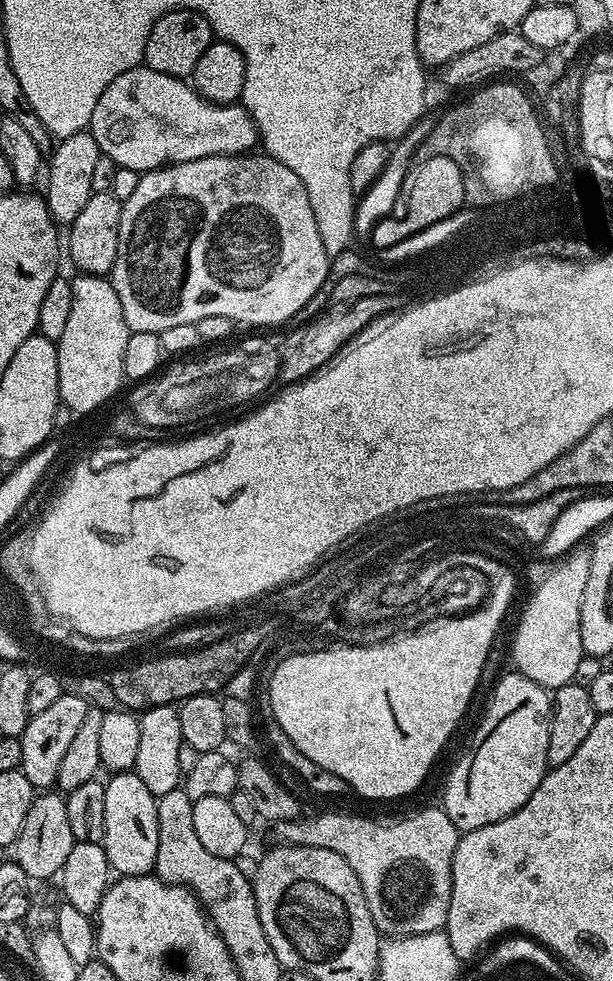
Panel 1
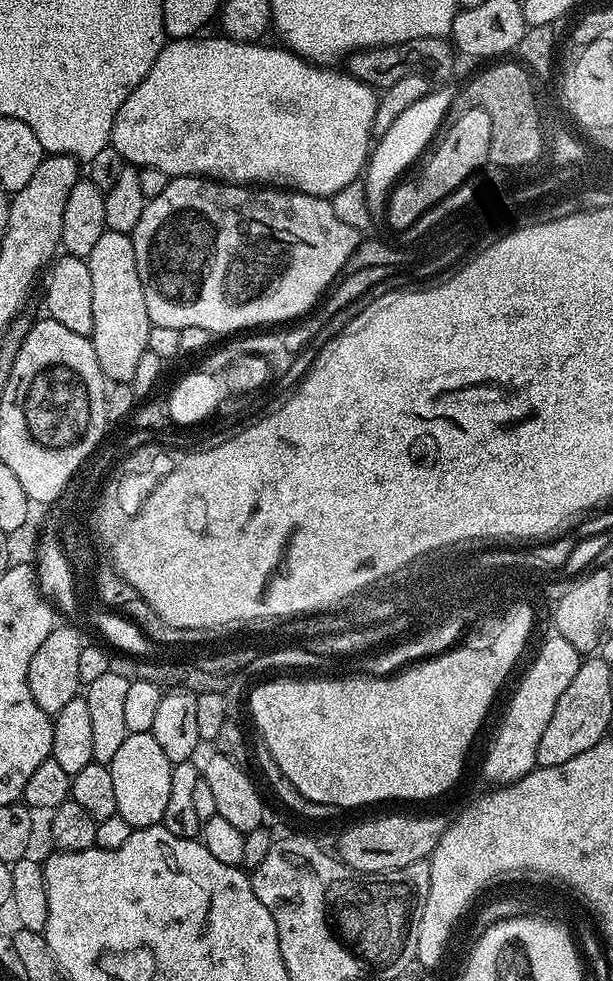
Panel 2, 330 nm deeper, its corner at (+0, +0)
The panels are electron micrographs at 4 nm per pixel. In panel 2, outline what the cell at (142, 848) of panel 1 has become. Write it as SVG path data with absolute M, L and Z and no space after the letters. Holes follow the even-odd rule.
M129 732L118 754L114 754L110 767L114 778L114 799L118 802L116 815L126 818L133 830L161 823L170 798L174 765L170 758L166 758L162 746L158 746L158 738L154 738L151 732Z

